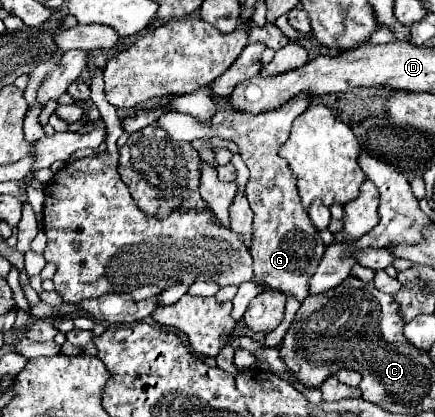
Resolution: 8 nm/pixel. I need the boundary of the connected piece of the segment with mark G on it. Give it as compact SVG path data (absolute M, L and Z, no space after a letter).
M297 95L295 99L289 99L283 107L267 111L263 115L239 113L233 109L219 111L211 119L211 125L203 125L195 117L177 111L167 111L155 121L157 127L165 129L175 141L193 141L205 135L219 135L221 139L233 141L239 147L241 157L251 173L245 195L255 213L251 247L255 277L261 279L261 283L269 289L279 289L293 295L299 303L309 295L309 279L313 277L313 271L317 271L317 263L321 261L325 243L301 205L297 178L291 173L289 163L279 157L279 149L289 139L293 121L307 109L307 105L309 95Z

